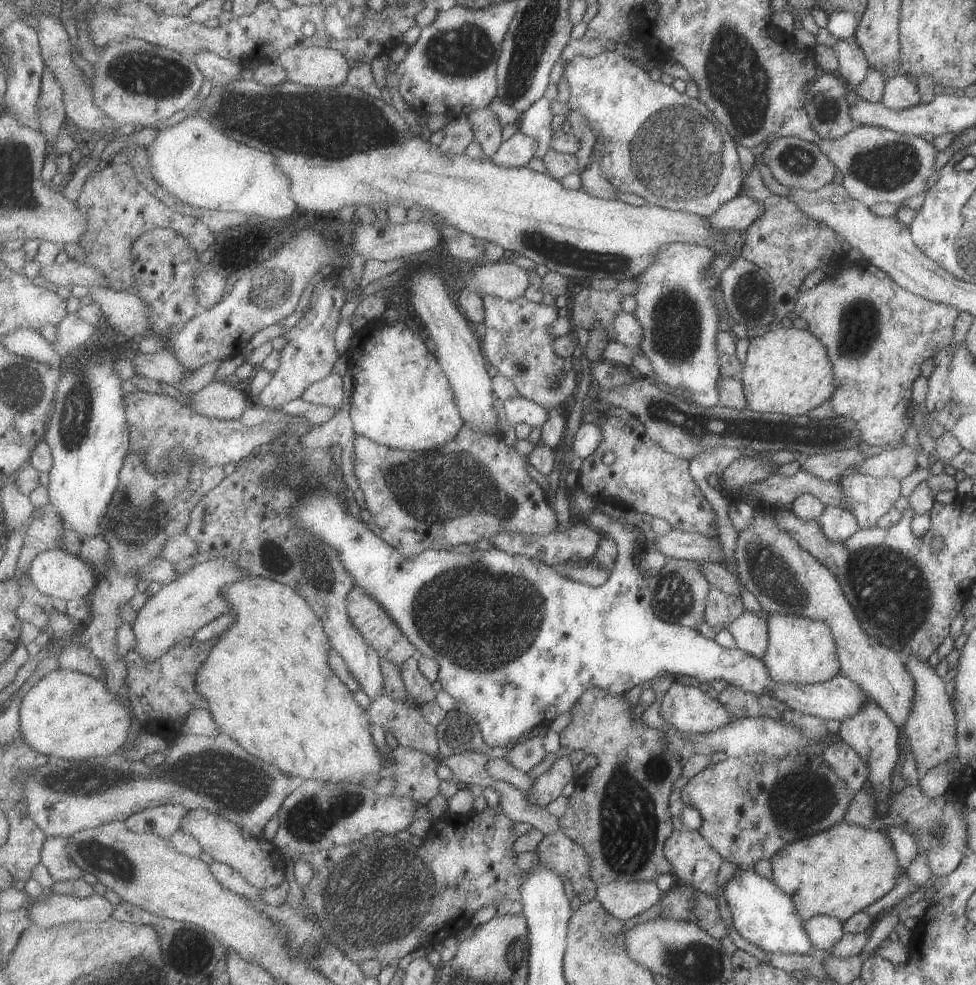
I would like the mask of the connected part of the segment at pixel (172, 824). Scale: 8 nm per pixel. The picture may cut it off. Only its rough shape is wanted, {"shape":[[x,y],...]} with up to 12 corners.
{"shape":[[163,805],[133,815],[134,833],[172,839],[190,810]]}

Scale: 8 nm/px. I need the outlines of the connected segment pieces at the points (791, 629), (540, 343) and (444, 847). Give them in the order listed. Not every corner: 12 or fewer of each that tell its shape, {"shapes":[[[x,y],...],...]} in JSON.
{"shapes":[[[777,613],[763,662],[773,682],[841,673],[823,621]],[[484,295],[487,360],[556,413],[580,383],[558,306]],[[443,814],[298,856],[352,961],[398,964],[522,901],[513,818]]]}

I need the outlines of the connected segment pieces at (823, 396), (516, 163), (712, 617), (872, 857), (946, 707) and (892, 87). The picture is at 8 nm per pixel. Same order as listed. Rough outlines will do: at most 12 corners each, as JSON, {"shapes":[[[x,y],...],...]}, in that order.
{"shapes":[[[779,324],[750,340],[752,411],[798,417],[834,395],[826,346]],[[519,131],[491,160],[502,167],[526,167],[537,141]],[[711,587],[705,621],[725,630],[745,612],[740,597]],[[845,821],[788,844],[773,882],[803,922],[844,923],[904,872],[887,832]],[[906,653],[914,699],[902,727],[916,765],[957,754],[957,718],[944,678]],[[898,74],[885,82],[889,110],[920,104],[917,86]]]}

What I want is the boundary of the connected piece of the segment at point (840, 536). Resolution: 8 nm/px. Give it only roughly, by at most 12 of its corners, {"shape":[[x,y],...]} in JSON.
{"shape":[[825,506],[819,524],[835,542],[860,529],[852,512]]}

